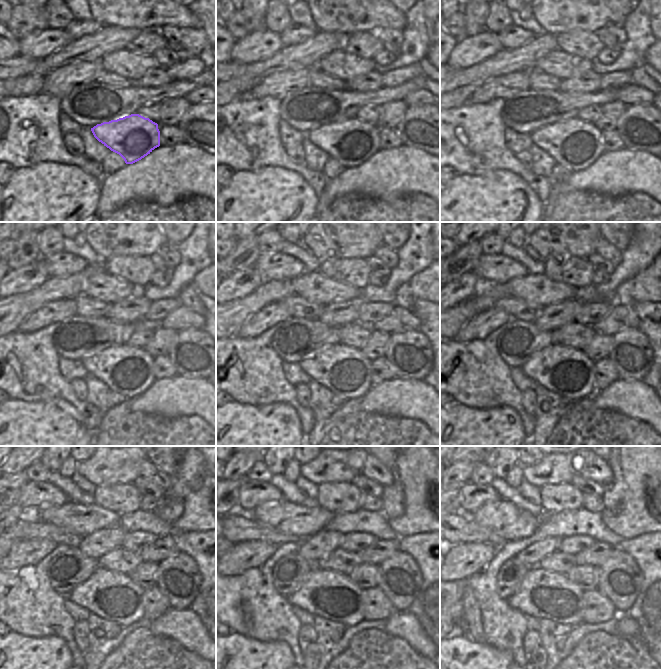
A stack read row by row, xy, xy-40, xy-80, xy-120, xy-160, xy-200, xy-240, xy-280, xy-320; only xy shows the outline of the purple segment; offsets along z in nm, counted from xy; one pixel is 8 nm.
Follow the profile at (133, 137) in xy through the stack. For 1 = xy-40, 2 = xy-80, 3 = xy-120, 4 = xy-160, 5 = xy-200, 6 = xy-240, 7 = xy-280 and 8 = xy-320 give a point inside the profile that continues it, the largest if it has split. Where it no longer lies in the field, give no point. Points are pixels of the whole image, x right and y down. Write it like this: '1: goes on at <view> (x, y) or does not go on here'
1: goes on at xy-40 (351, 142)
2: goes on at xy-80 (575, 144)
3: goes on at xy-120 (126, 370)
4: goes on at xy-160 (344, 370)
5: goes on at xy-200 (567, 371)
6: goes on at xy-240 (113, 596)
7: goes on at xy-280 (326, 593)
8: goes on at xy-320 (542, 594)

